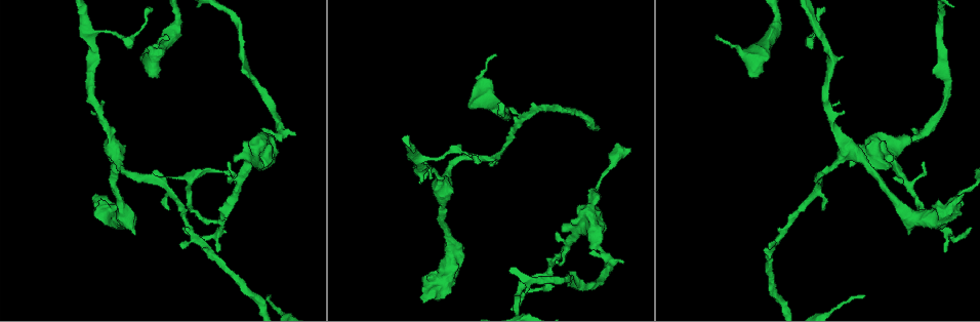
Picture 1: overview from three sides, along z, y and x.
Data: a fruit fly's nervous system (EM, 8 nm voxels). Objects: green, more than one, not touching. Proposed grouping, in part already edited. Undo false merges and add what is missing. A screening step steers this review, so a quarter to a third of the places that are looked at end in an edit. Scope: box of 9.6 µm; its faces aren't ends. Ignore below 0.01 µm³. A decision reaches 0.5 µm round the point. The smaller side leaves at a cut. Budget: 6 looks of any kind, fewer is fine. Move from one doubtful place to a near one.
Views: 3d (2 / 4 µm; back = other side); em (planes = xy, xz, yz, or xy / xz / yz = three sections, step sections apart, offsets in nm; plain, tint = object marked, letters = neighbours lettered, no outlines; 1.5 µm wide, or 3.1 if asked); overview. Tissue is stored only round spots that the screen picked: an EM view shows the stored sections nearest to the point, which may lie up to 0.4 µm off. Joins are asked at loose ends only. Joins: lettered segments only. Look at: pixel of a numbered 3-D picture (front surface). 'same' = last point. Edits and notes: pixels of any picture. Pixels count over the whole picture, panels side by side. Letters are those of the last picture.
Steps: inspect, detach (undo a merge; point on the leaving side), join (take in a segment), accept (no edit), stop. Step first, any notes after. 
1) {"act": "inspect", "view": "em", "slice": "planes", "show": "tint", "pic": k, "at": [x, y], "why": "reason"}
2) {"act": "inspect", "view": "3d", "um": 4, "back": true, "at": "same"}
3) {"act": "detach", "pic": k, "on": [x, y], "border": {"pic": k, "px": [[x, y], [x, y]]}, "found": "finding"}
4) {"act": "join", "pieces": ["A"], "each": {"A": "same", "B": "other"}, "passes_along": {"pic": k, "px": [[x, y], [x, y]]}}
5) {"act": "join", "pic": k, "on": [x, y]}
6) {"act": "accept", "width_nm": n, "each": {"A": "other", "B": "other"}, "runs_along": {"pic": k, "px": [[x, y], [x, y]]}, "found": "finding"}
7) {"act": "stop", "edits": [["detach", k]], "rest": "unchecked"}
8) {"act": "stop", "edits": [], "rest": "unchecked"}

{"act": "inspect", "view": "em", "slice": "planes", "show": "letters", "pic": 1, "at": [235, 162], "why": "an open end"}

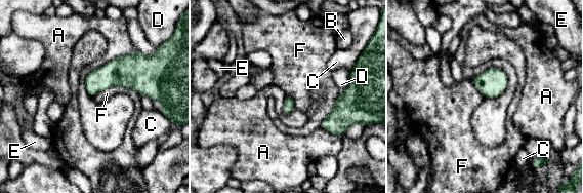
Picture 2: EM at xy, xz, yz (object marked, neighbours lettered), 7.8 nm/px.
{"act": "accept", "longest_contact_nm": ["A", 500], "each": {"A": "other", "B": "other", "C": "other", "D": "other", "E": "other", "F": "other"}, "border": {"pic": 2, "px": [[141, 95], [110, 86], [92, 97]]}, "found": "no lettered segment goes on from it"}

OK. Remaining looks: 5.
{"act": "inspect", "view": "em", "slice": "planes", "show": "letters", "pic": 1, "at": [770, 246], "why": "tapers out"}

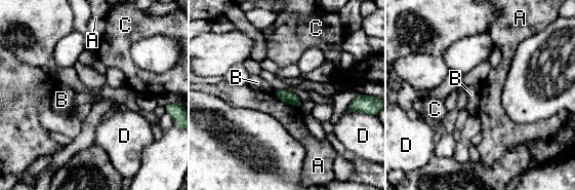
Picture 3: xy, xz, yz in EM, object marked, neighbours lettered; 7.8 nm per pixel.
{"act": "accept", "longest_contact_nm": ["A", 260], "each": {"A": "other", "B": "other", "C": "other", "D": "other"}, "found": "no lettered segment goes on from it"}

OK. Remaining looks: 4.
{"act": "inspect", "view": "em", "slice": "planes", "show": "letters", "pic": 1, "at": [217, 251], "why": "tapers out"}

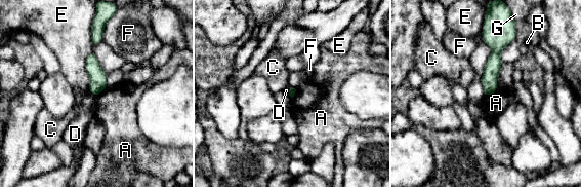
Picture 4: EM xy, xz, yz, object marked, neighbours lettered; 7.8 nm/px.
{"act": "accept", "each": {"A": "other", "B": "other", "C": "other", "D": "other", "E": "other", "F": "other", "G": "other"}, "border": {"pic": 4, "px": [[107, 87], [96, 97]]}, "found": "none of them fits"}

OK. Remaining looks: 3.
{"act": "stop", "edits": [], "rest": "unchecked"}

